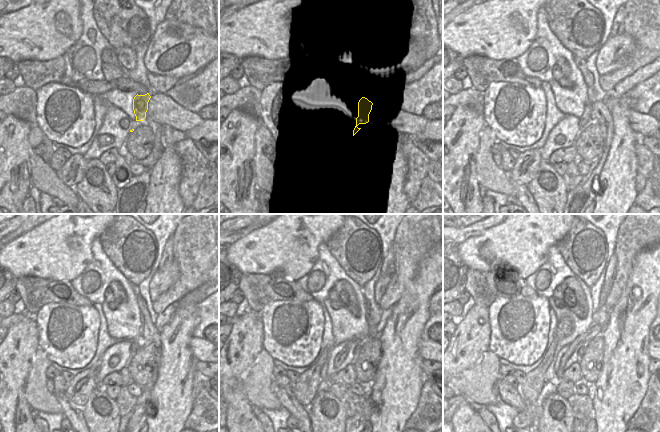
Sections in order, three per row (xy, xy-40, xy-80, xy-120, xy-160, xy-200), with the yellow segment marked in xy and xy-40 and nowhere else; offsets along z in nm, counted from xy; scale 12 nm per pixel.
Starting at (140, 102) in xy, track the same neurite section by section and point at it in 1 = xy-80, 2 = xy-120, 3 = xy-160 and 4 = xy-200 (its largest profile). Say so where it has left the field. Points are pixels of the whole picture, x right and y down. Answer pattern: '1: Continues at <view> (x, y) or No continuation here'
1: Continues at xy-80 (586, 118)
2: Continues at xy-120 (137, 342)
3: Continues at xy-160 (357, 350)
4: Continues at xy-200 (581, 351).

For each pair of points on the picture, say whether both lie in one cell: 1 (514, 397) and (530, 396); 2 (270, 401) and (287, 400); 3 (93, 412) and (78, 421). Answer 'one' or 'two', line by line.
1: two
2: two
3: two

